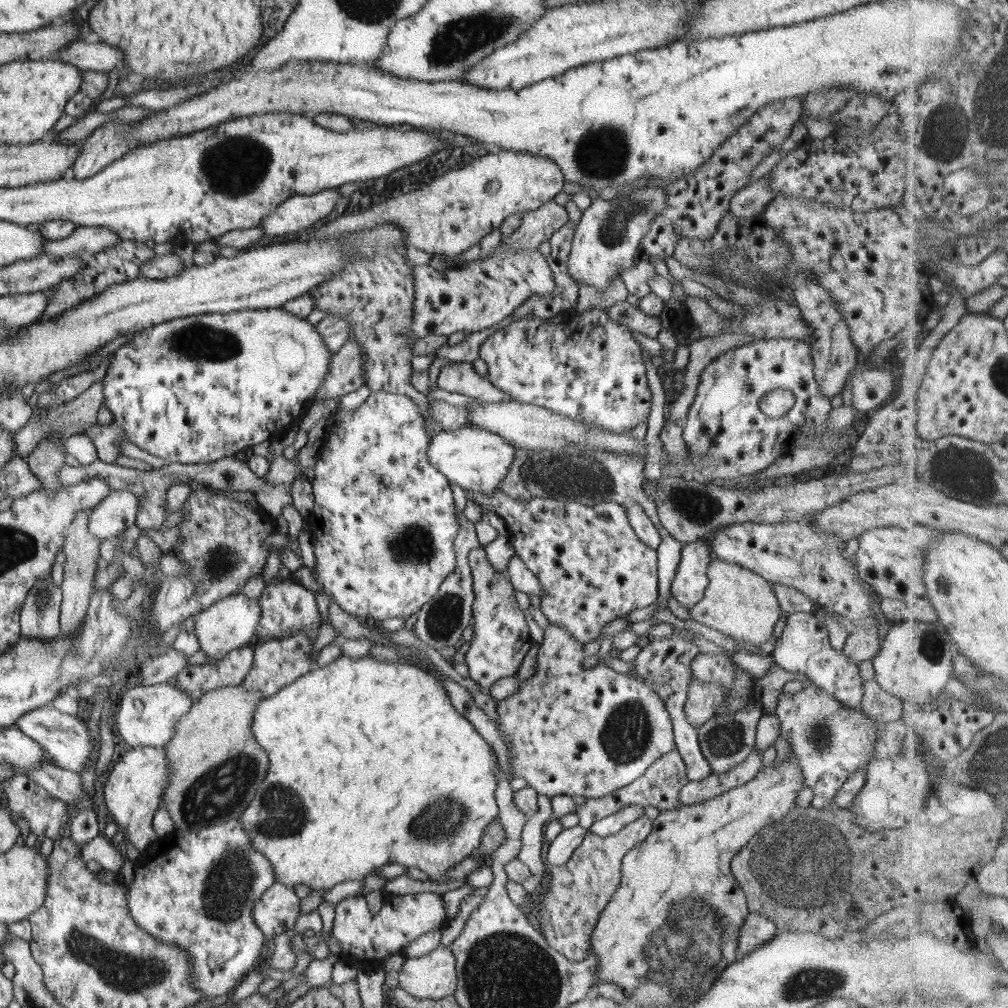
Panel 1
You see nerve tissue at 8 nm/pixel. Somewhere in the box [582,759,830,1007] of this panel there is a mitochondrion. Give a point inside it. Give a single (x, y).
(688, 940)

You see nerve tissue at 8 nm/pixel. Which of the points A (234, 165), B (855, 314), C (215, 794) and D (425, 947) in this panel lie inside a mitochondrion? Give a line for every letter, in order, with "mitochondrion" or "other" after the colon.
A: mitochondrion
B: other
C: mitochondrion
D: other

